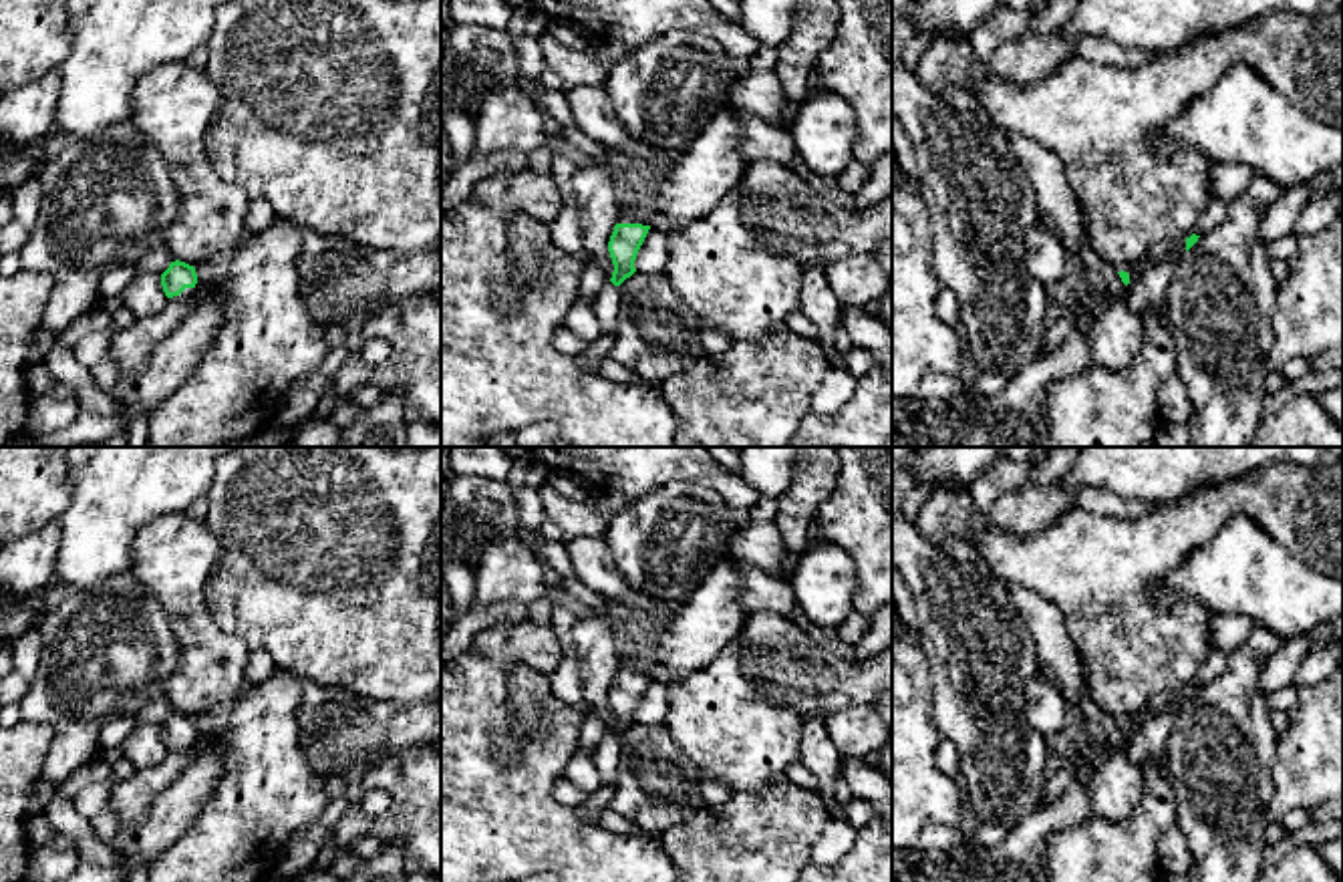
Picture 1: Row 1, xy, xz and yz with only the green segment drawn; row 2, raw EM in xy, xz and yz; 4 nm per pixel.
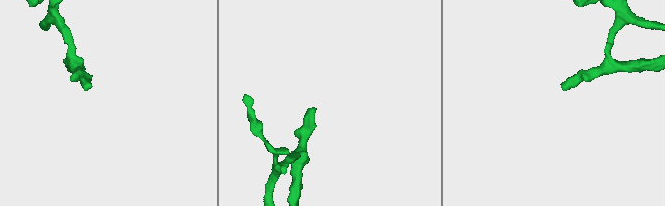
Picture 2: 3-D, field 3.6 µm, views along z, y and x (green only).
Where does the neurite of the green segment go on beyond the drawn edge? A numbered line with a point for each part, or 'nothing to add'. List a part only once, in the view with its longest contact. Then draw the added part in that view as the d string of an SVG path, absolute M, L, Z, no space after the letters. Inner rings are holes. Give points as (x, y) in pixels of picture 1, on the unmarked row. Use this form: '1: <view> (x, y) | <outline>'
1: xz (631, 663) | M622 648L620 663L618 663L618 675L642 675L642 677L654 677L656 669L652 667L650 658L644 654L636 654L628 648Z

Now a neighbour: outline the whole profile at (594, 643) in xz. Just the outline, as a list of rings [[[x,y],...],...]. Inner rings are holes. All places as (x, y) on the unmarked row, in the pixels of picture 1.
[[[590,612],[584,618],[576,618],[572,628],[574,652],[580,660],[584,703],[588,709],[596,711],[608,731],[614,723],[608,693],[618,675],[622,652],[622,646],[612,632],[612,622],[614,616]]]

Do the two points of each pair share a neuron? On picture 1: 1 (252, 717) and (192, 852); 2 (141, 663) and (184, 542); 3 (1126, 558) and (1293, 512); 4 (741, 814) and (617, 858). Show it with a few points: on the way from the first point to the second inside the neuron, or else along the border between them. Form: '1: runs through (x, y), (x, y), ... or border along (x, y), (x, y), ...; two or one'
1: runs through (252, 752), (252, 792), (226, 818); one
2: border along (129, 570), (158, 601), (178, 651); two
3: runs through (1168, 534), (1195, 522), (1221, 502), (1251, 502); one
4: border along (661, 846), (673, 860); two

